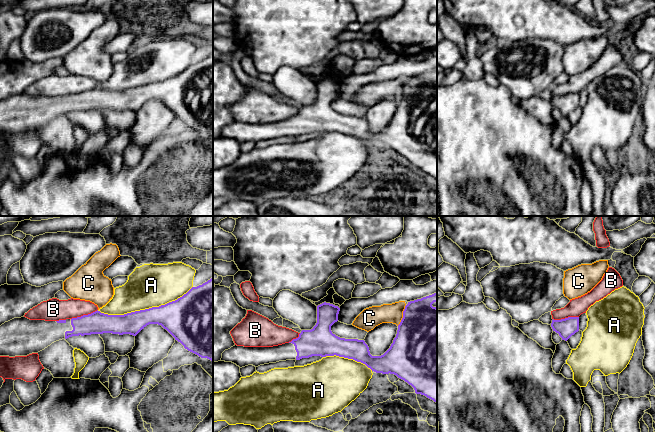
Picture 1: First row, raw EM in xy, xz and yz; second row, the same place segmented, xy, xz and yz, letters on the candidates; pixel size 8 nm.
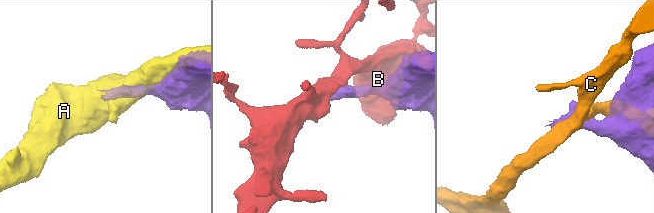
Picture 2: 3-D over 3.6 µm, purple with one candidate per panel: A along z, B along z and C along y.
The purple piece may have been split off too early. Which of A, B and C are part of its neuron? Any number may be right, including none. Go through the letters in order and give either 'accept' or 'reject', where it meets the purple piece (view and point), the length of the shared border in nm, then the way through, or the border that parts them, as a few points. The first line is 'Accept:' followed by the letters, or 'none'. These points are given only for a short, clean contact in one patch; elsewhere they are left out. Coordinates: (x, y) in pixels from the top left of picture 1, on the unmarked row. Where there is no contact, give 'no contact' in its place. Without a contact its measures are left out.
Accept: none
A: reject; contact xy (145, 85); length 800 nm
B: reject; contact xy (84, 91); length 240 nm; border xy (97, 85), (71, 95)
C: reject; contact xz (403, 91); length 180 nm

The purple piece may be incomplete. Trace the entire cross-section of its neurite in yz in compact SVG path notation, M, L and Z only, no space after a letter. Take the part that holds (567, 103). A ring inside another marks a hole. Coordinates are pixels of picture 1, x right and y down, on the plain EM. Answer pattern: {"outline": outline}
{"outline": "M568 93L561 96L552 96L553 107L559 110L562 116L567 117L572 111L579 107L579 93Z"}

